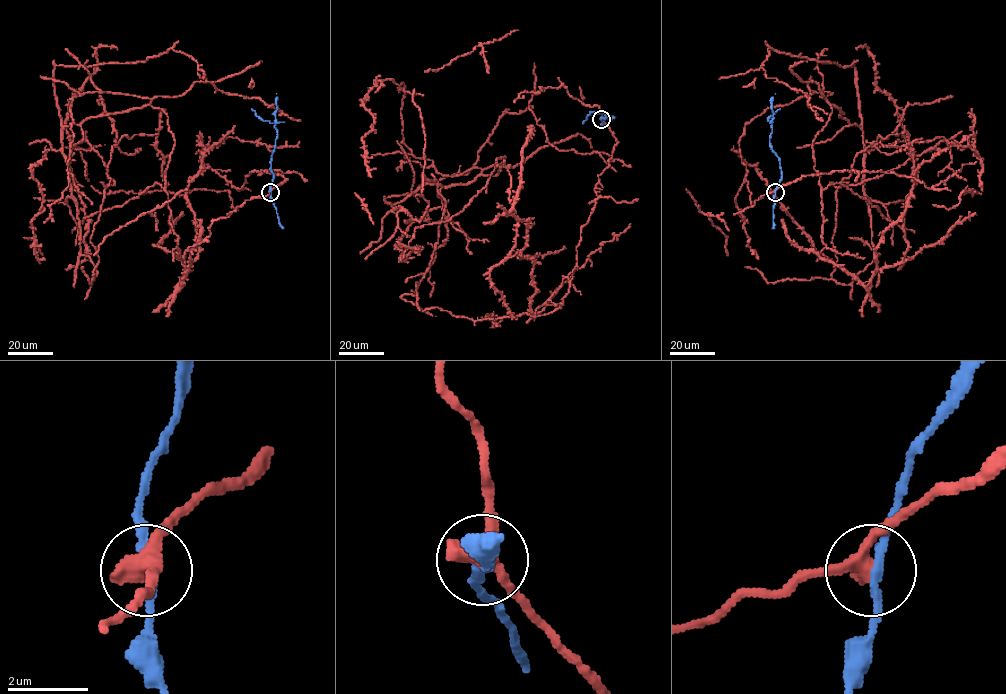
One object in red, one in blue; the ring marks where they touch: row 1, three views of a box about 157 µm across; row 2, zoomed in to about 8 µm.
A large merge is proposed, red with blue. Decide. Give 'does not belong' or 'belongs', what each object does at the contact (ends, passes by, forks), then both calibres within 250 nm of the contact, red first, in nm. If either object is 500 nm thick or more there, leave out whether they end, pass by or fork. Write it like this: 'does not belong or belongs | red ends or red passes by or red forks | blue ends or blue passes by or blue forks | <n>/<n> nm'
does not belong | red passes by | blue passes by | 440/200 nm

